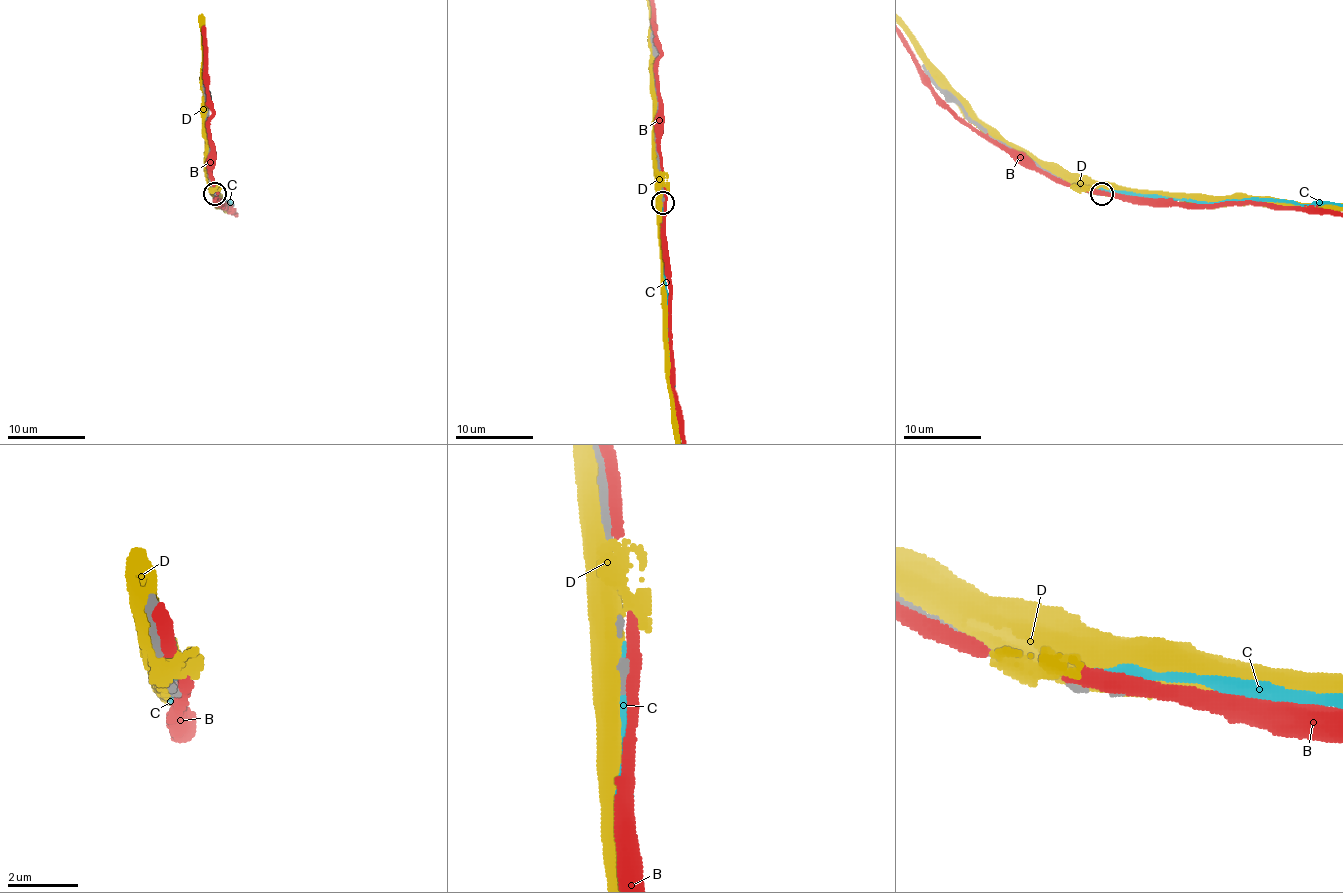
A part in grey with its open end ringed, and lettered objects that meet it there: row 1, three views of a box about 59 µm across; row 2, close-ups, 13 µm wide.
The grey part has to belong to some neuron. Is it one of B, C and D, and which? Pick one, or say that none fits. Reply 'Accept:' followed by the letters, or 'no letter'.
Accept: no letter

